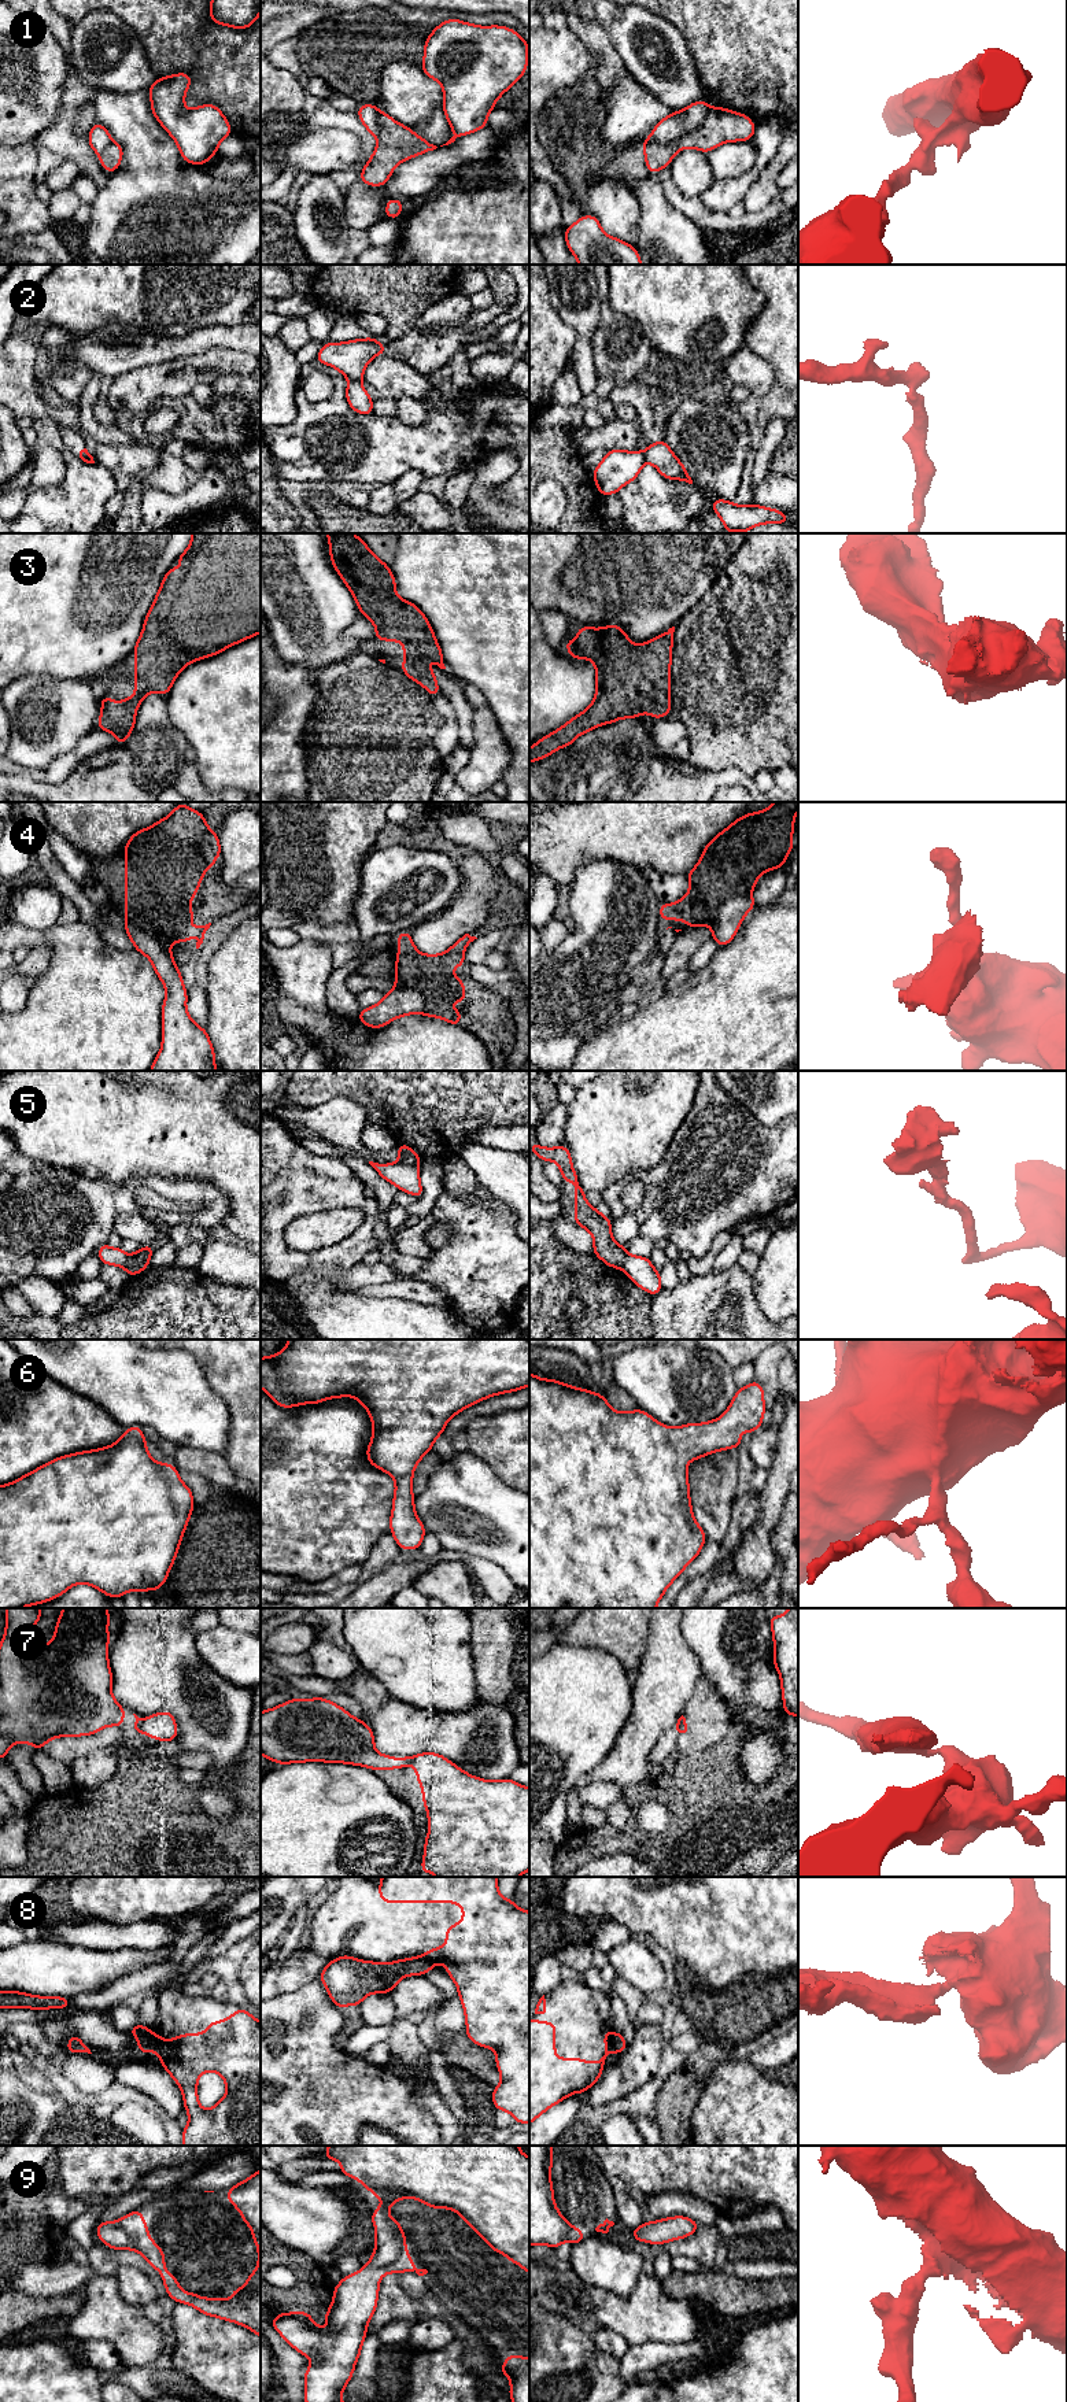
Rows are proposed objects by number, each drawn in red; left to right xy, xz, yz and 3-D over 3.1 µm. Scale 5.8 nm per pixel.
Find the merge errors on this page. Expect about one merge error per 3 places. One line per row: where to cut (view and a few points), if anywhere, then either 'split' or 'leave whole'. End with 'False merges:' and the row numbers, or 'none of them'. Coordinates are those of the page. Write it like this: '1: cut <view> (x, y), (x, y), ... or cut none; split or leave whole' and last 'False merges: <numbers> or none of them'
1: cut yz (709, 108), (704, 121), (694, 129), (667, 143), (643, 146); split
2: cut xz (349, 377), (360, 381); split
3: cut none; leave whole
4: cut yz (750, 893), (731, 895), (719, 908), (716, 920), (711, 926); split
5: cut xz (399, 1160), (417, 1166); split
6: cut none; leave whole
7: cut xy (141, 1721), (139, 1729); split
8: cut xy (152, 2033), (154, 2050); split
9: cut none; leave whole
False merges: 1, 2, 4, 5, 7, 8

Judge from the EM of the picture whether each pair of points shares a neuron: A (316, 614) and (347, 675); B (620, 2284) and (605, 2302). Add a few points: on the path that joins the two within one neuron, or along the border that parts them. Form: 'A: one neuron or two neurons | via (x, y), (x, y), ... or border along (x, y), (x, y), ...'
A: two neurons | border along (358, 650), (332, 665)
B: two neurons | border along (641, 2276), (627, 2295), (615, 2295), (583, 2282)

